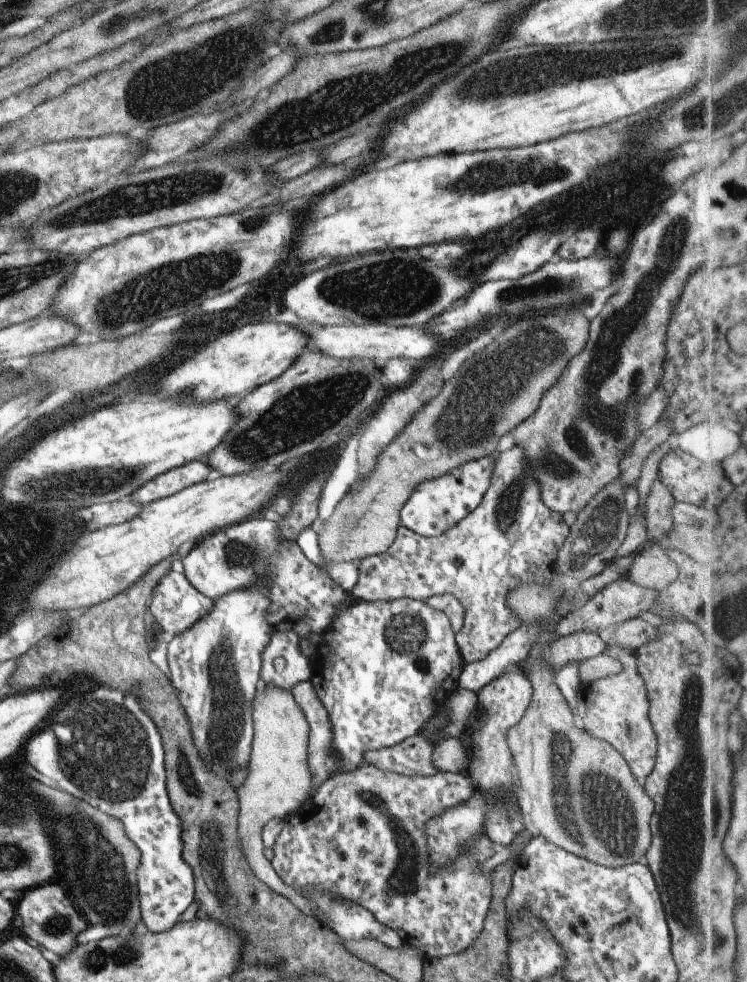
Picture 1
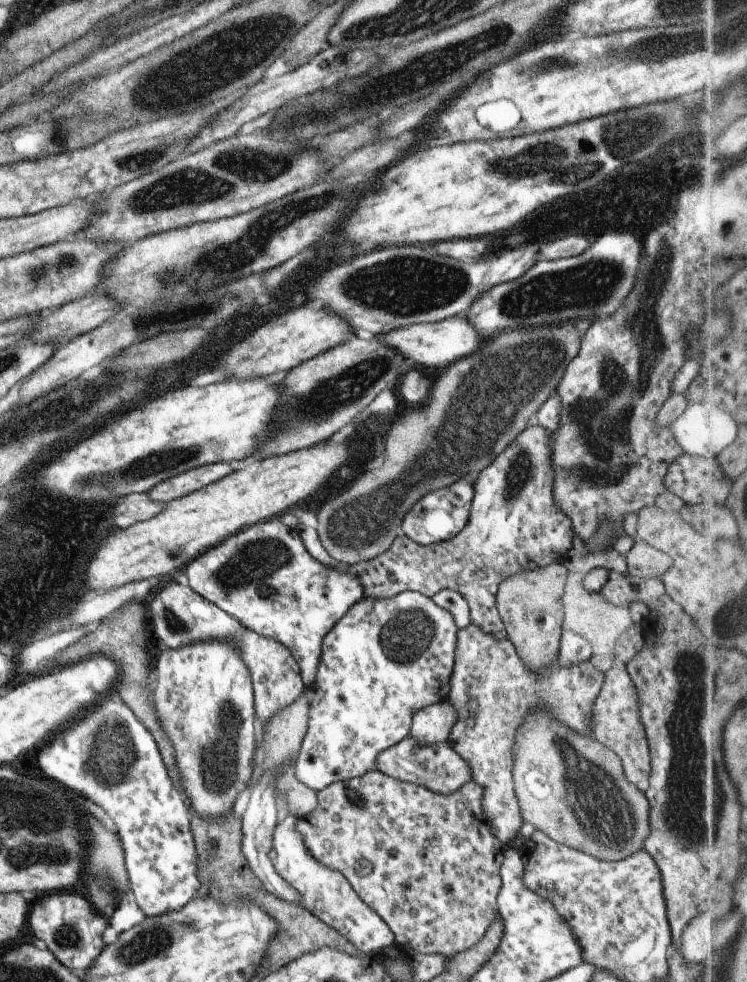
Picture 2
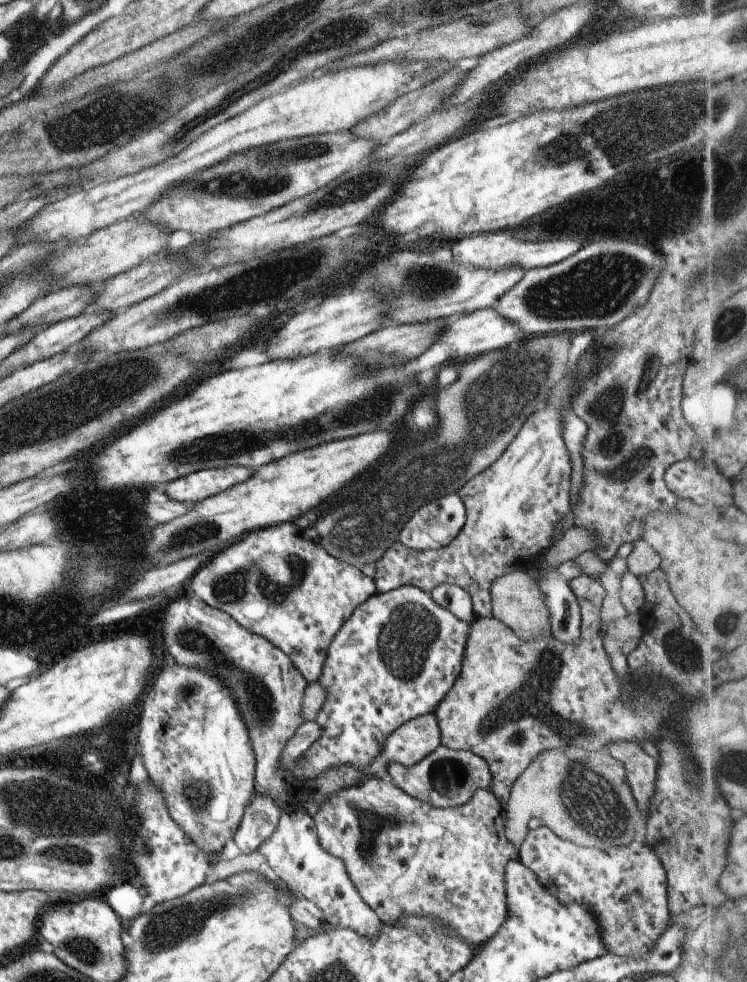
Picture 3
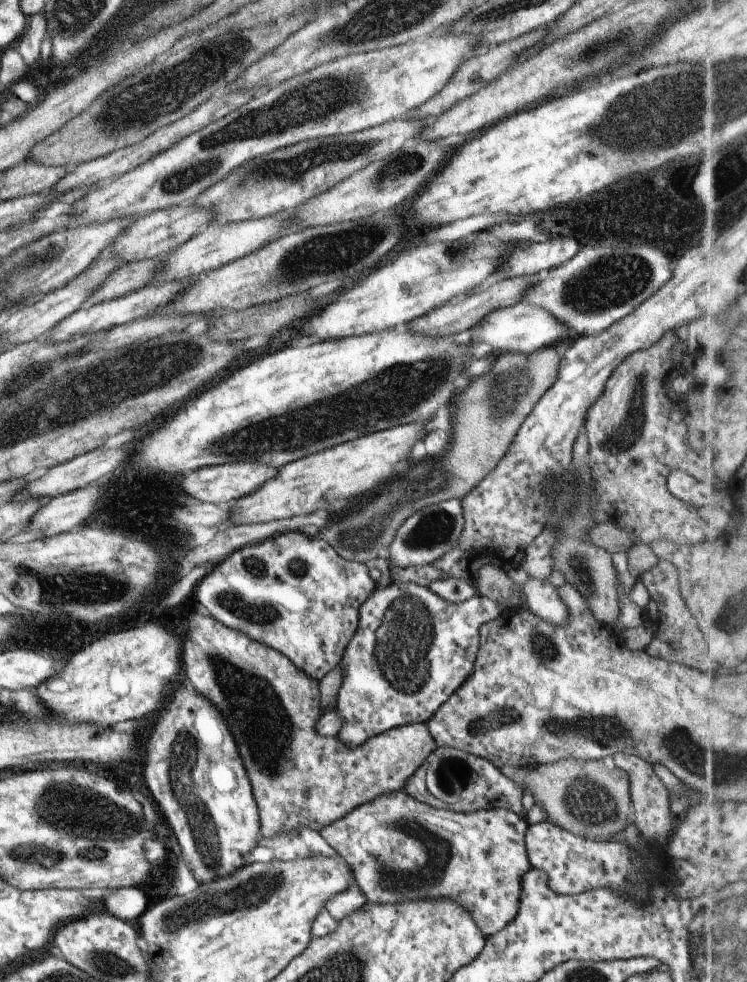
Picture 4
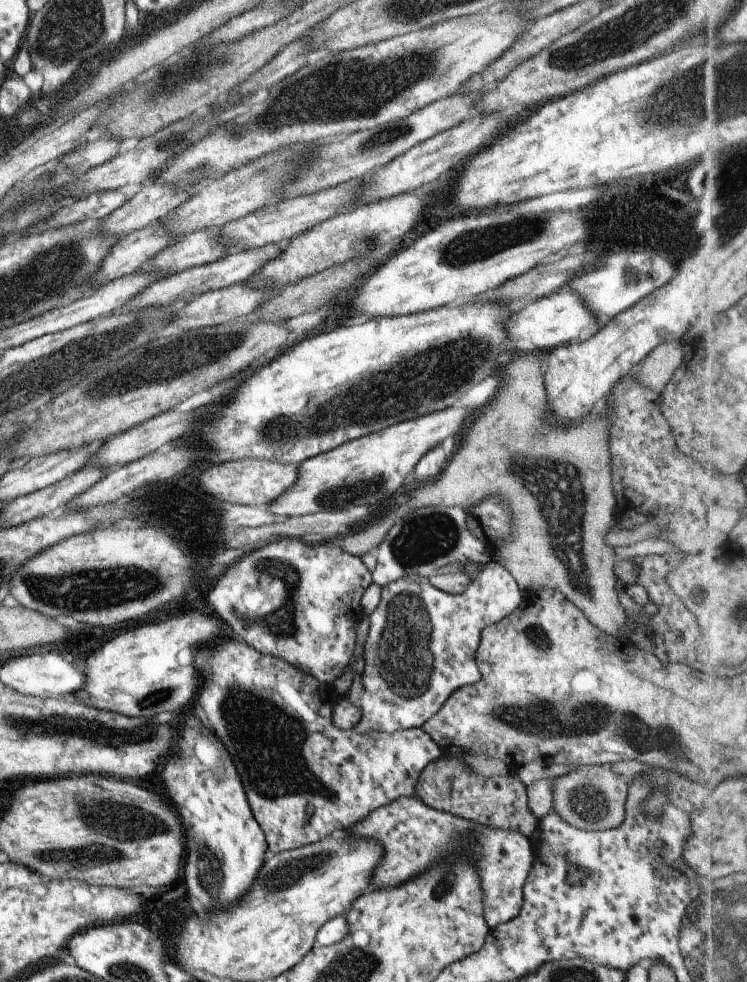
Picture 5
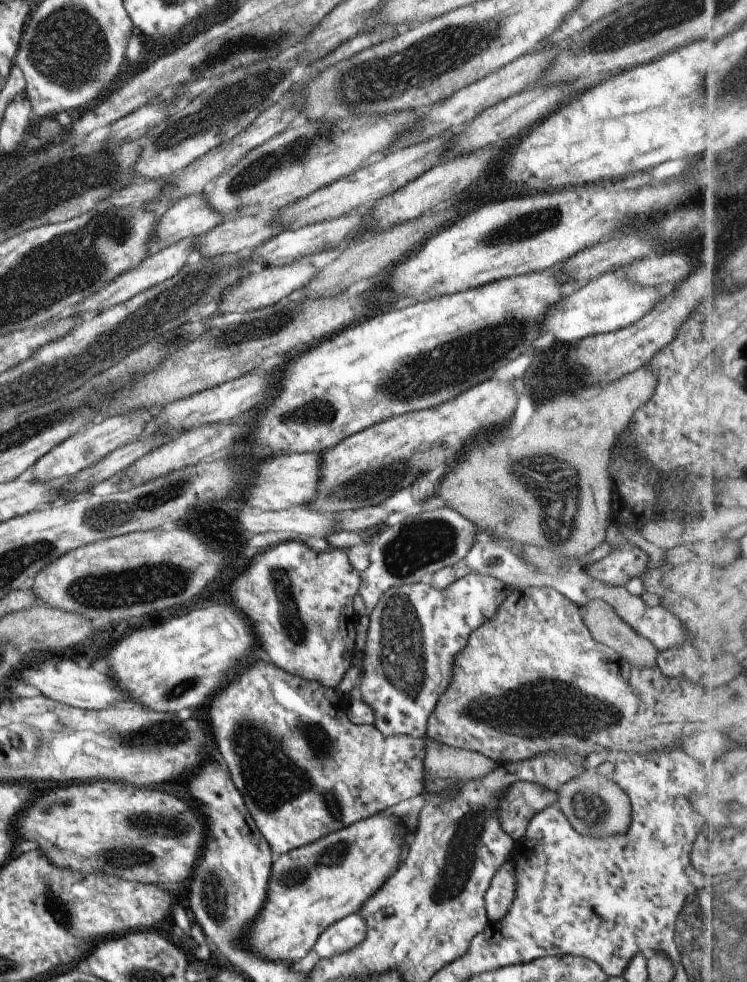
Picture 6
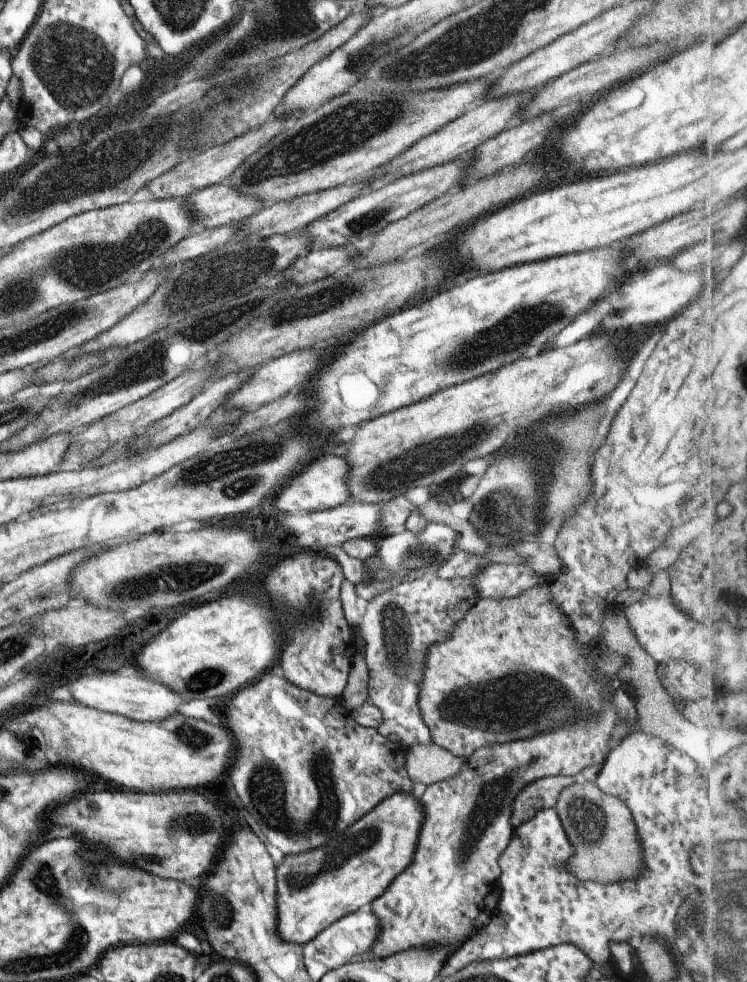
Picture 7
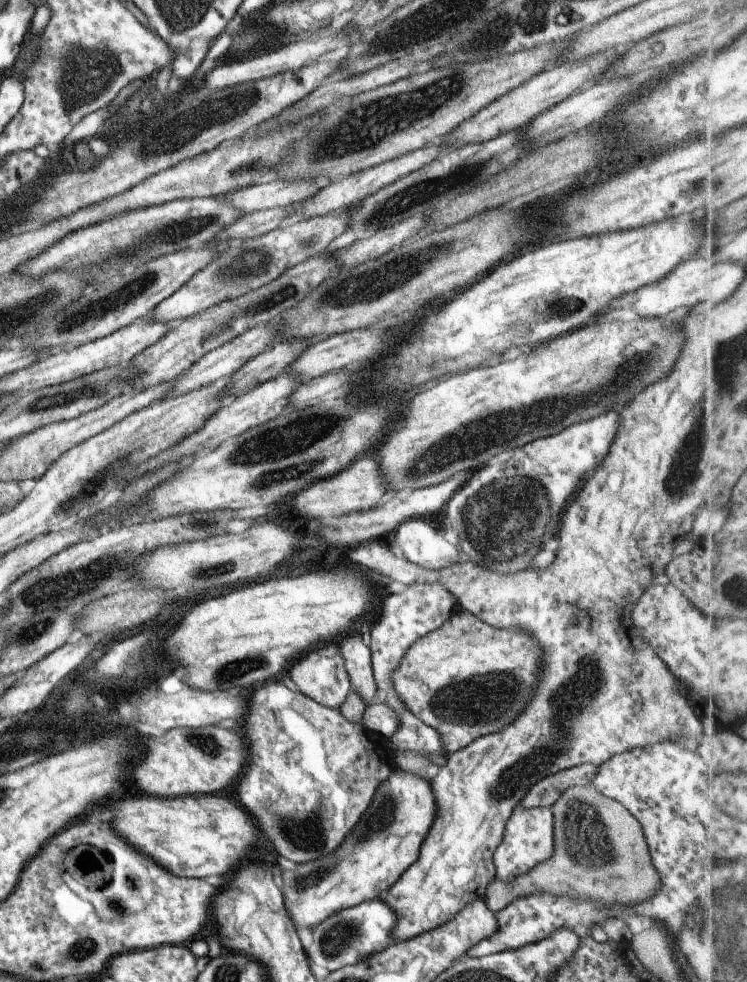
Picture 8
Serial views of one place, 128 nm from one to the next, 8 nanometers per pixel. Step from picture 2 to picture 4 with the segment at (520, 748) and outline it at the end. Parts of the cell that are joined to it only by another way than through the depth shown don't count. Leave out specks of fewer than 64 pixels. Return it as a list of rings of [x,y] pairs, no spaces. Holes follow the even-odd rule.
[[[609,755],[597,760],[565,758],[522,768],[504,766],[500,771],[519,784],[523,793],[530,792],[534,804],[543,808],[547,821],[575,836],[609,841],[623,832],[631,820],[628,776],[612,763]]]

